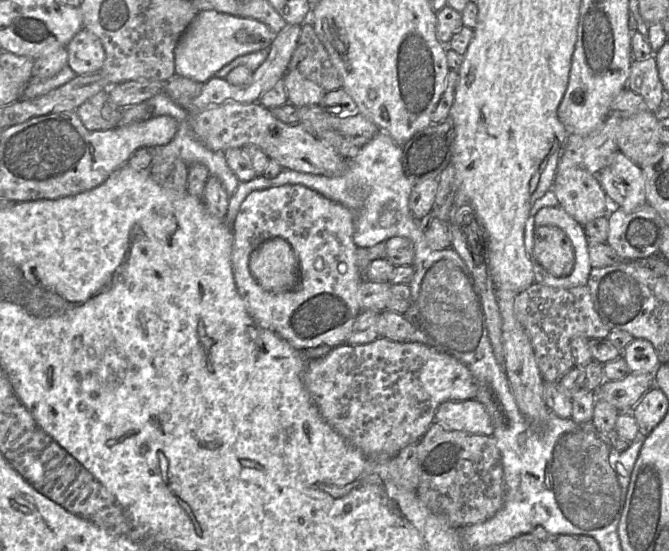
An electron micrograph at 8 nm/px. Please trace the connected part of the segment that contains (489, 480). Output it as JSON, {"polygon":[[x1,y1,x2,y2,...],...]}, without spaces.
{"polygon":[[437,422,418,441,417,495,434,514,455,528,486,521,503,506,505,483,501,453,493,436,450,431]]}

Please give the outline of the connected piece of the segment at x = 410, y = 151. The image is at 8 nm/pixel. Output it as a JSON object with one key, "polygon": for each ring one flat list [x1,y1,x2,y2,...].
{"polygon":[[448,116,438,124,417,132,402,145,402,167,413,186,425,180,439,179,451,161,455,130]]}

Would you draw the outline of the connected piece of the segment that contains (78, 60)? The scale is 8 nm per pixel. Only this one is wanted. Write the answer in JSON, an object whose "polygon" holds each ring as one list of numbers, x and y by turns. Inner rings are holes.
{"polygon":[[88,29,79,30,66,48,68,65,77,75,97,73,102,68,105,50,100,39]]}

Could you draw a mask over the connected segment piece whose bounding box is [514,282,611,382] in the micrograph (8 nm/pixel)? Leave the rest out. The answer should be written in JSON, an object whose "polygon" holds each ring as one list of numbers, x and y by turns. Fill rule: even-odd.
{"polygon":[[534,282,517,294,514,313,530,339,544,382,559,382,575,366,570,348,573,338,604,339,611,332,597,314,587,285,565,289]]}

